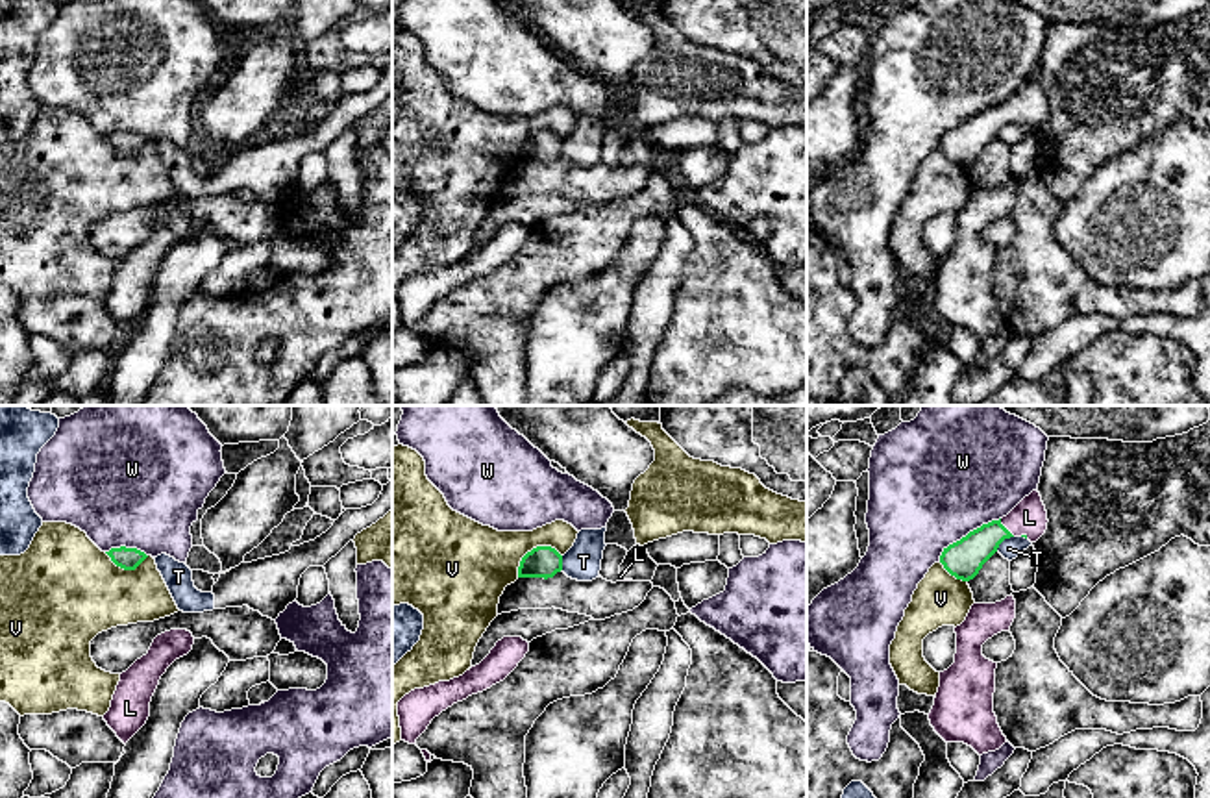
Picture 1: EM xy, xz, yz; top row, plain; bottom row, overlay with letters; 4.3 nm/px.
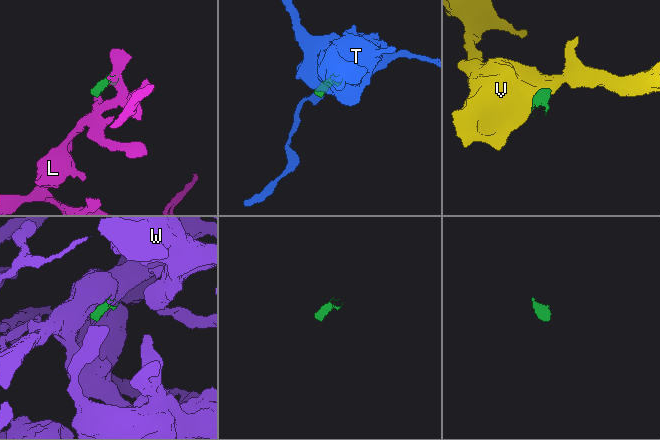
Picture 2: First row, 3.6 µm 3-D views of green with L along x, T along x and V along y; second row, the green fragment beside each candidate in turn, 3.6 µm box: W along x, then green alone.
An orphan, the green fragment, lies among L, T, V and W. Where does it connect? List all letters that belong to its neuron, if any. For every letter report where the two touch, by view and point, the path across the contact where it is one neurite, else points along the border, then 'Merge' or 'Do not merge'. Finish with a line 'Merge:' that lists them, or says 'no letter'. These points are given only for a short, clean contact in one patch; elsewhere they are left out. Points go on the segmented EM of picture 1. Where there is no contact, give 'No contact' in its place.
L: Touches green at yz (1005, 528). Path across: yz (964, 558), (992, 534), (1005, 528), (1029, 517). Merge
T: Touches green at yz (1003, 539). Do not merge
V: Touches green at xz (533, 548). Boundary: xz (561, 554), (550, 547), (533, 547), (522, 558), (517, 576). Do not merge
W: Touches green at yz (968, 534). Do not merge
Merge: L

